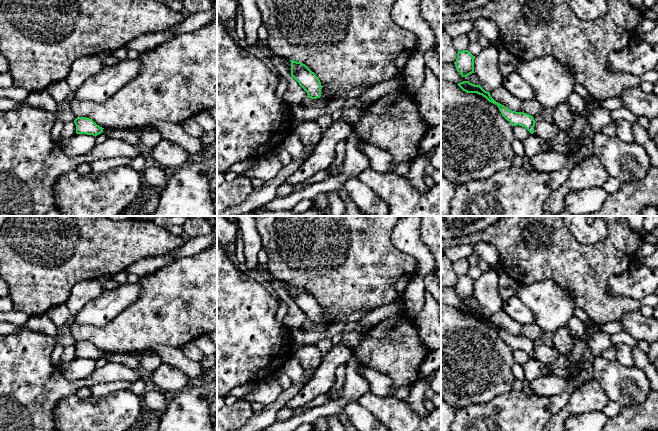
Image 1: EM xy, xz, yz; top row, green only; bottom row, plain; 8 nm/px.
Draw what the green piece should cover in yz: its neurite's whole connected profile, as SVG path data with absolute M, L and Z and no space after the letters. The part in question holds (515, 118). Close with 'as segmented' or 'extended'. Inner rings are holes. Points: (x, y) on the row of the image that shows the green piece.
M463 81L458 83L458 86L467 93L477 93L485 97L489 102L498 106L502 116L511 123L512 126L525 127L531 134L534 133L535 120L533 116L524 113L511 111L504 105L496 102L490 95L490 92L485 91L480 85L475 85L469 81Z | as segmented

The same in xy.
M77 117L74 120L77 134L87 134L97 136L103 132L102 127L97 125L92 119L86 117Z | as segmented

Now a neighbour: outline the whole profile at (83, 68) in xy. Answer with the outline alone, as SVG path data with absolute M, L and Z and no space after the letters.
M97 55L78 58L71 67L65 81L69 87L68 101L75 98L76 90L90 77L99 73L105 65Z

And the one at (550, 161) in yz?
M551 148L529 159L534 170L541 173L551 173L563 169L568 161L567 154L558 153Z

